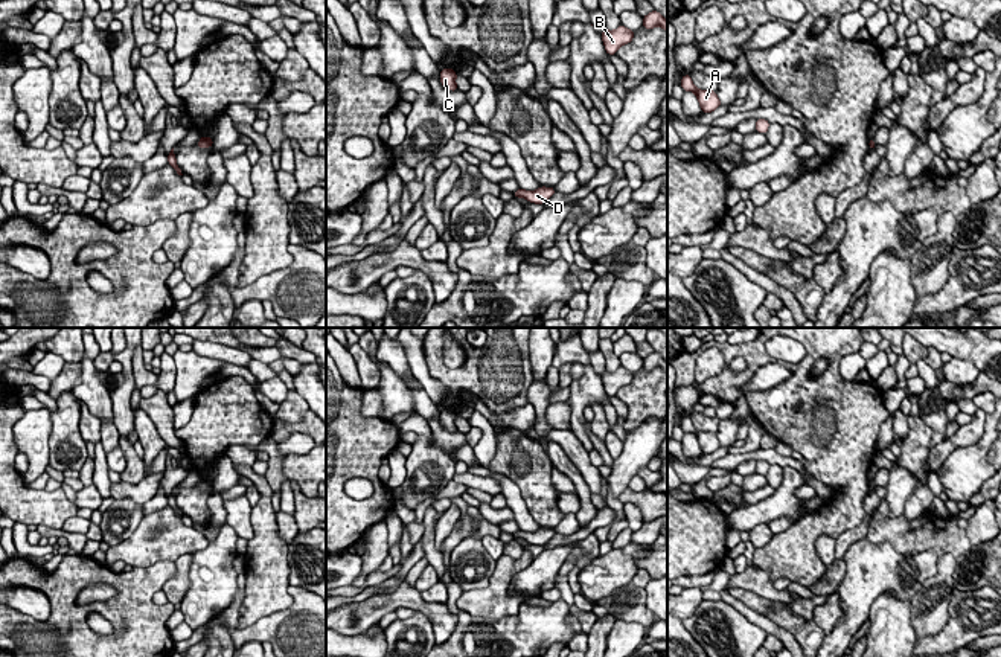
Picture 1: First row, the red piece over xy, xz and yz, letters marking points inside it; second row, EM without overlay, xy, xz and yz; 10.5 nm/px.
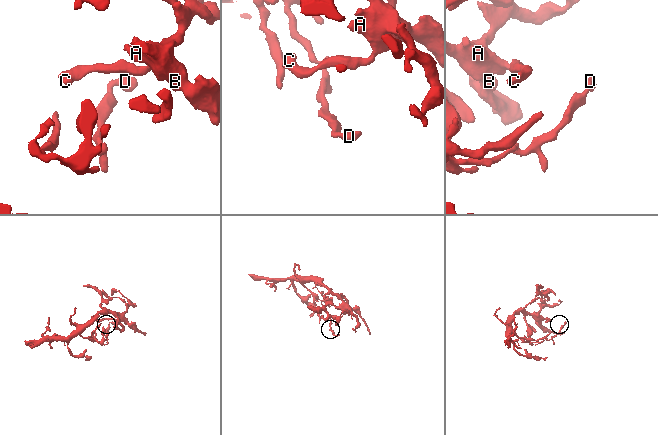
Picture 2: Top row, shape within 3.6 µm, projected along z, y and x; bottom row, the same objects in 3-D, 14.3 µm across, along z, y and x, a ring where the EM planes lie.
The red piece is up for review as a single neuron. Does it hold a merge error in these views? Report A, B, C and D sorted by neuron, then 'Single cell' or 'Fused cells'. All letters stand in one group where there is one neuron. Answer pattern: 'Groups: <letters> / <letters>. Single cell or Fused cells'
Groups: A B C D. Single cell

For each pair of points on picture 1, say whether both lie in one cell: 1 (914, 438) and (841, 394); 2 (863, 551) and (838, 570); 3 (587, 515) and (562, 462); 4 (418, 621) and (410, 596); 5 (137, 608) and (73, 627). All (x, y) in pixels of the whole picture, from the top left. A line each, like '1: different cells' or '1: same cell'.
1: different cells
2: different cells
3: same cell
4: different cells
5: same cell

